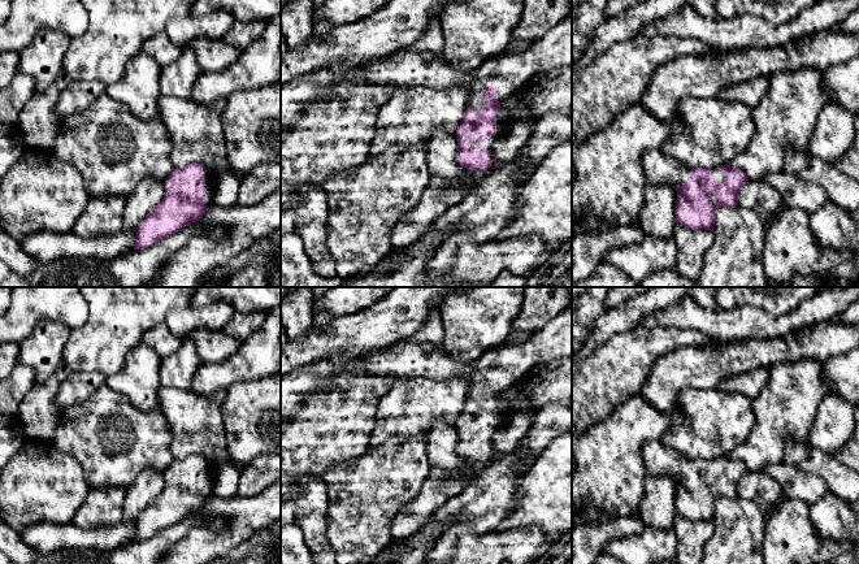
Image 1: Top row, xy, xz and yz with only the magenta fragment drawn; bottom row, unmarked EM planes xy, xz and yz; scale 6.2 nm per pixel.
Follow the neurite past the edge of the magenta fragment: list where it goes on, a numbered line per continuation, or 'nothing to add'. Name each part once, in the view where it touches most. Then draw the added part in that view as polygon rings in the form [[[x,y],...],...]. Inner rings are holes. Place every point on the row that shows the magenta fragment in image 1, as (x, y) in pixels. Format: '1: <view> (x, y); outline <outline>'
1: xz (404, 68); outline [[[572,13],[541,38],[532,40],[526,51],[512,55],[496,55],[472,71],[455,70],[443,60],[441,53],[425,56],[409,48],[398,49],[387,56],[352,66],[320,69],[307,78],[295,79],[281,86],[281,129],[292,126],[308,104],[329,100],[335,86],[350,74],[361,75],[368,84],[392,86],[394,88],[412,88],[417,86],[448,88],[461,86],[469,91],[467,104],[472,110],[480,110],[486,104],[486,96],[482,91],[489,84],[496,86],[496,99],[502,101],[513,95],[535,74],[555,68],[572,68]]]

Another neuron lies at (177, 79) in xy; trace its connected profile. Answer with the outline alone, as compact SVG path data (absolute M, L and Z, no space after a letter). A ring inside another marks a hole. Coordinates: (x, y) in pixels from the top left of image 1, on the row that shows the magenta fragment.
M185 45L175 62L161 68L160 95L190 99L194 83L200 73L194 49Z

